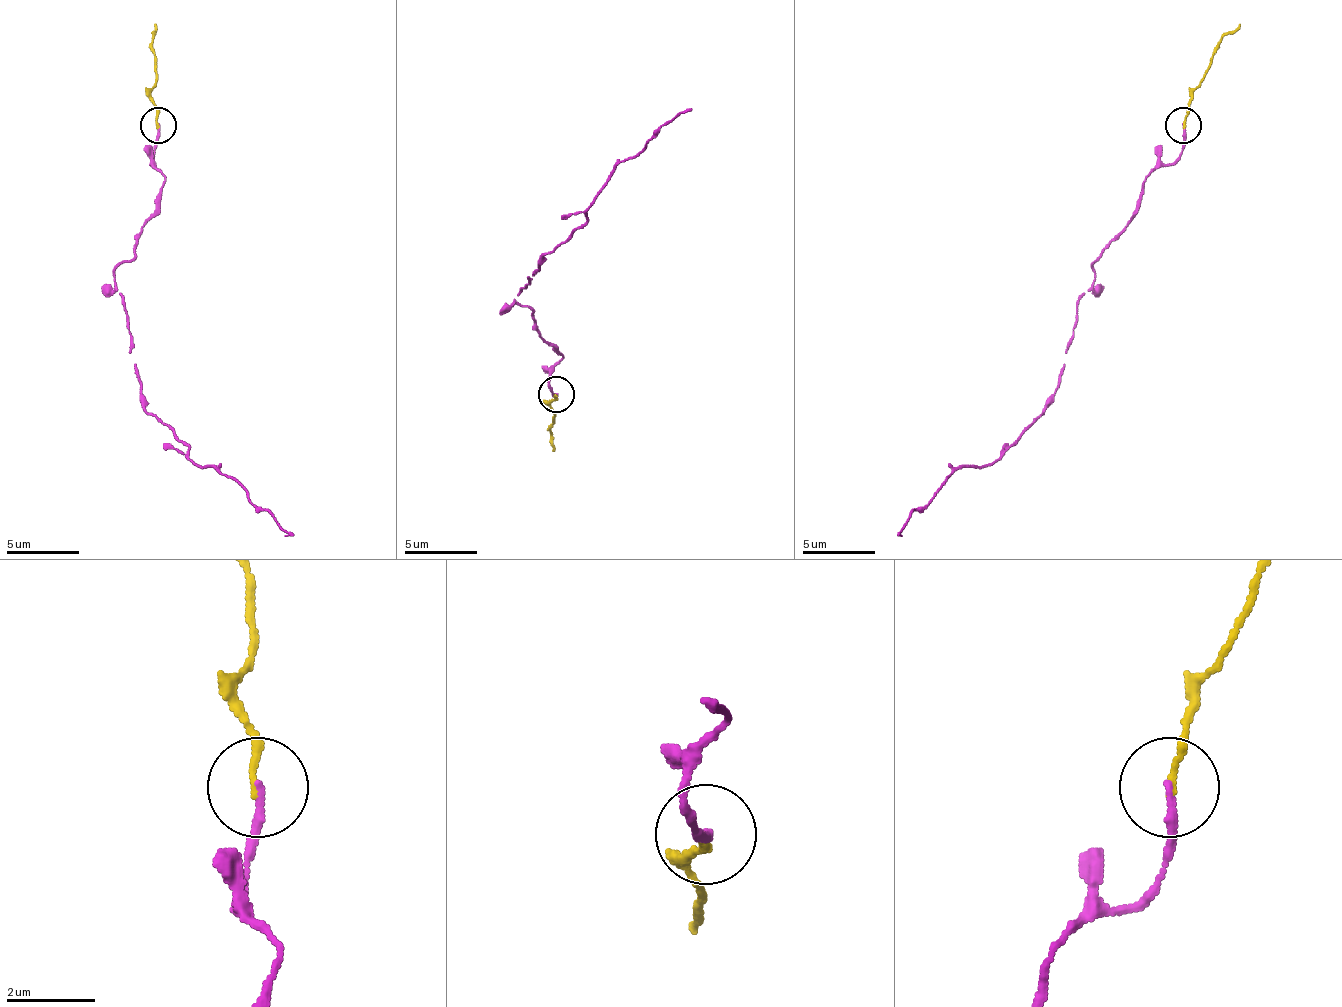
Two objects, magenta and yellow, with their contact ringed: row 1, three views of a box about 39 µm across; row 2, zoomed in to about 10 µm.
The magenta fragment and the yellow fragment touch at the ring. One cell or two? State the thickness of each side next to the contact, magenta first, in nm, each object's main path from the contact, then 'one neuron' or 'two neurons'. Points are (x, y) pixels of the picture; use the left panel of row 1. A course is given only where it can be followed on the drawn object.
calibres 200 and 160 nm; course magenta (159, 126), (151, 166), (162, 194), (133, 256), (115, 267), (141, 404), (195, 462), (213, 466), (292, 535); course yellow (159, 126), (151, 90), (155, 79), (151, 46), (155, 24); one neuron

